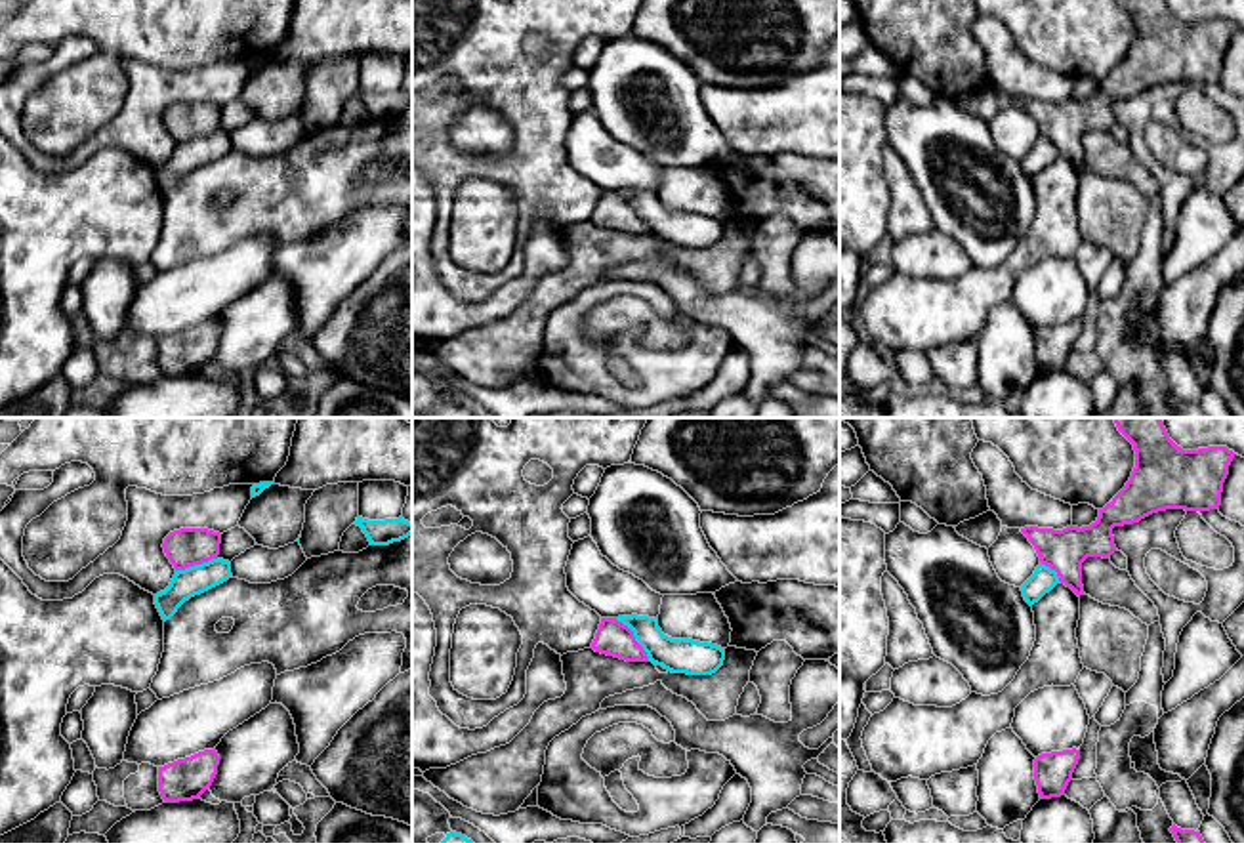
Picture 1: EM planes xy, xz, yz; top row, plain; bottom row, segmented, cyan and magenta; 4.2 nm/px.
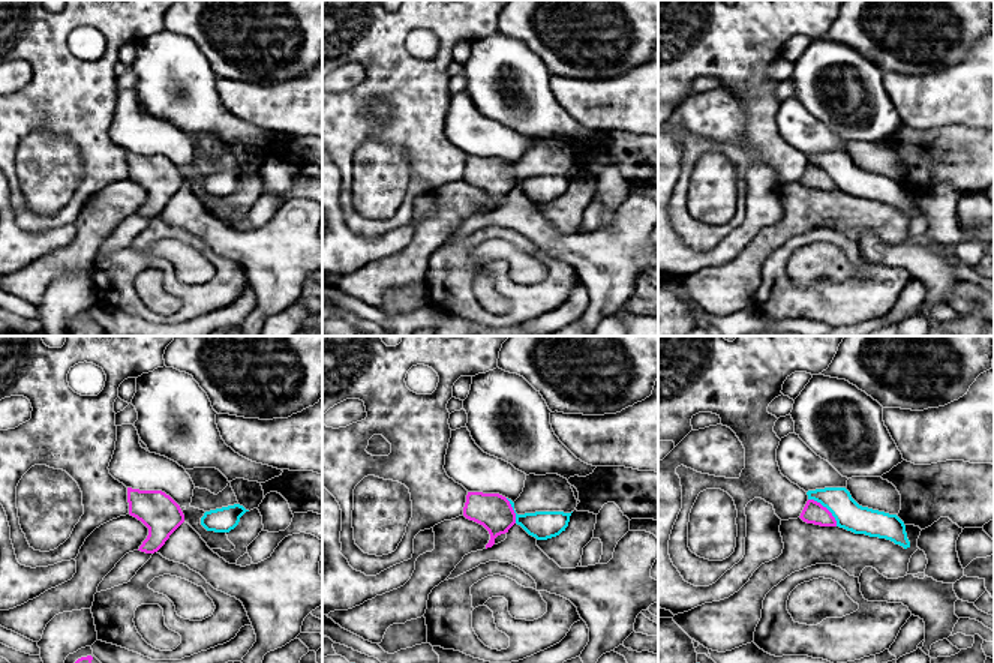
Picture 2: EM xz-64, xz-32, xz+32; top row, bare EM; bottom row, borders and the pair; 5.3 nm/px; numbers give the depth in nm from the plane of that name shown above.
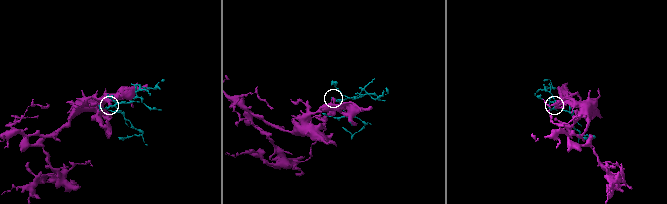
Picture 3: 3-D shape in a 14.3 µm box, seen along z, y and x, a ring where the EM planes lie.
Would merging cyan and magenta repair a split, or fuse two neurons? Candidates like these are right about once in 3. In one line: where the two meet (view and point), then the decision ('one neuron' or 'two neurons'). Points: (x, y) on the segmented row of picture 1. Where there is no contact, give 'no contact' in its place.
xz (634, 636) | two neurons

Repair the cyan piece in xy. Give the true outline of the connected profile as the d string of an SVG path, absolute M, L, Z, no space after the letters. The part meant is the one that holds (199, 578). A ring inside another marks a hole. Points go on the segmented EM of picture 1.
M212 559L185 570L176 570L170 586L155 595L155 605L166 622L185 601L227 582L229 578L233 578L231 563L223 559Z

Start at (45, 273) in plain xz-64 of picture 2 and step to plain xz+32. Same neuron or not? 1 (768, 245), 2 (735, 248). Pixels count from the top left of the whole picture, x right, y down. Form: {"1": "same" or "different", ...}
{"1": "same", "2": "different"}

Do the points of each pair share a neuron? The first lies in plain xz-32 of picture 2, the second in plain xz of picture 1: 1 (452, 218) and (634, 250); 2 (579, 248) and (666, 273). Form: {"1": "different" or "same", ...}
{"1": "same", "2": "same"}

